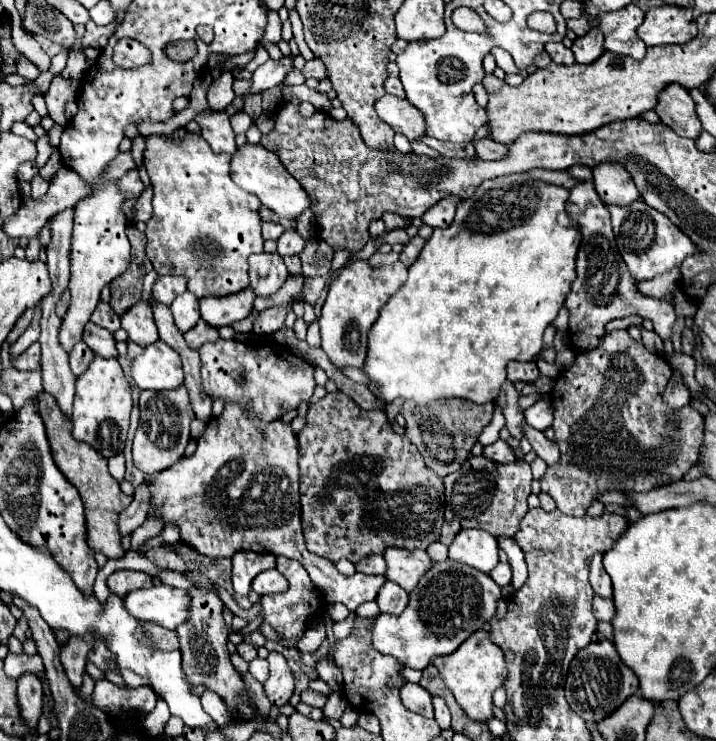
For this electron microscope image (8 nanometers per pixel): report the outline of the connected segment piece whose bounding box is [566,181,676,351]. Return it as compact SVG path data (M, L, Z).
M580 181L576 183L576 187L570 189L566 211L576 221L582 233L582 243L576 257L578 277L572 283L572 289L566 297L566 307L570 311L568 333L576 349L578 351L592 349L596 343L600 343L604 335L604 325L610 319L622 319L634 313L638 313L644 319L650 319L654 323L656 335L662 341L670 341L672 329L676 325L676 311L664 299L644 297L636 291L636 281L628 275L626 263L620 259L620 253L616 249L616 241L614 241L612 225L610 225L610 213L606 205L602 203L602 199L598 197L592 181Z

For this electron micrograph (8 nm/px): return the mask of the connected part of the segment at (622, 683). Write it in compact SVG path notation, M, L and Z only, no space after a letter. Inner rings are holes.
M602 639L578 651L576 659L572 659L570 663L564 689L566 689L566 699L570 707L576 713L580 713L580 717L584 717L586 721L602 721L612 711L616 711L616 707L620 707L630 695L636 695L640 689L640 683L638 683L638 677L632 673L632 669L622 663L614 643L608 639Z

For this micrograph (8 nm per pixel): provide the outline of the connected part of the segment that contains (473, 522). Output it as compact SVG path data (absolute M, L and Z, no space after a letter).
M470 455L462 469L444 477L446 513L440 541L450 545L462 529L482 529L494 537L514 537L520 531L520 521L528 513L526 499L530 495L532 473L526 461L494 463L484 455Z

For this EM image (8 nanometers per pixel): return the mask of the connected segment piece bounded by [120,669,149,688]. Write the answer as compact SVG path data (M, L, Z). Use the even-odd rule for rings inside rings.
M128 669L120 670L120 674L125 680L129 688L136 688L142 685L149 685L148 679L146 677L140 677Z

